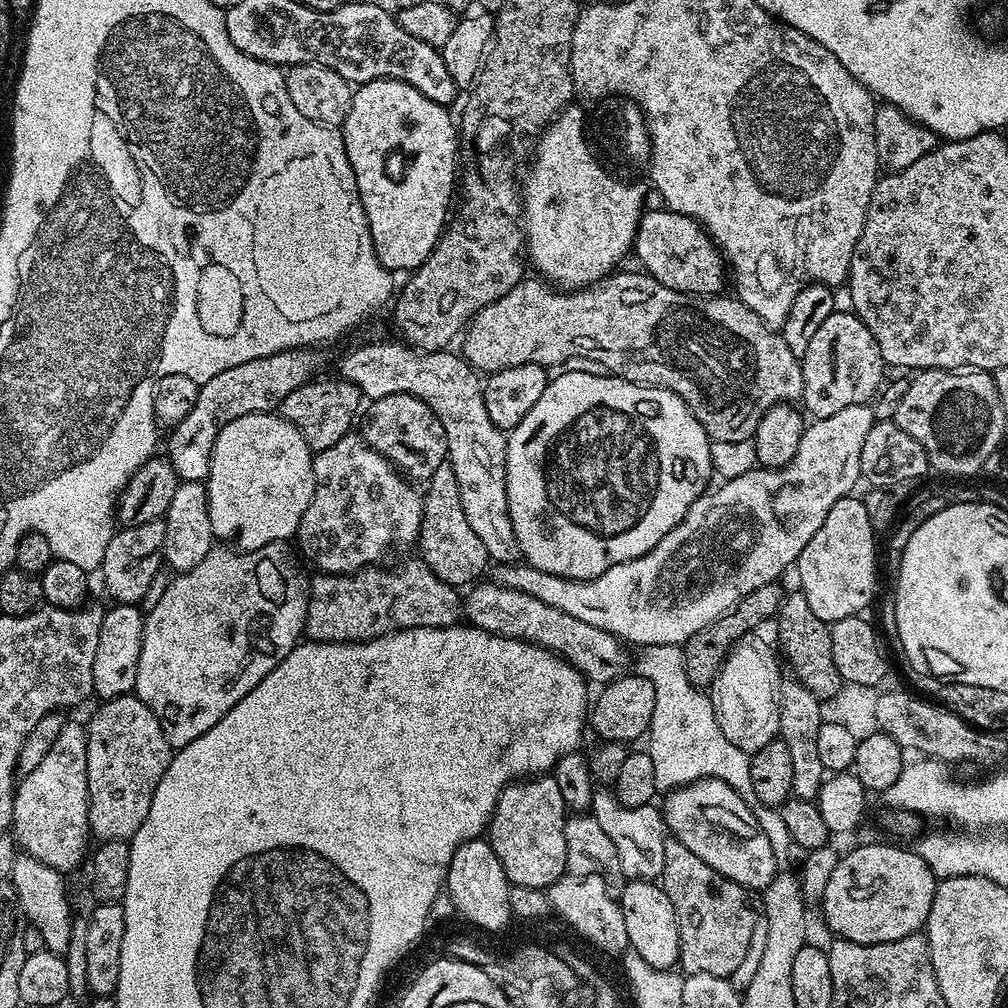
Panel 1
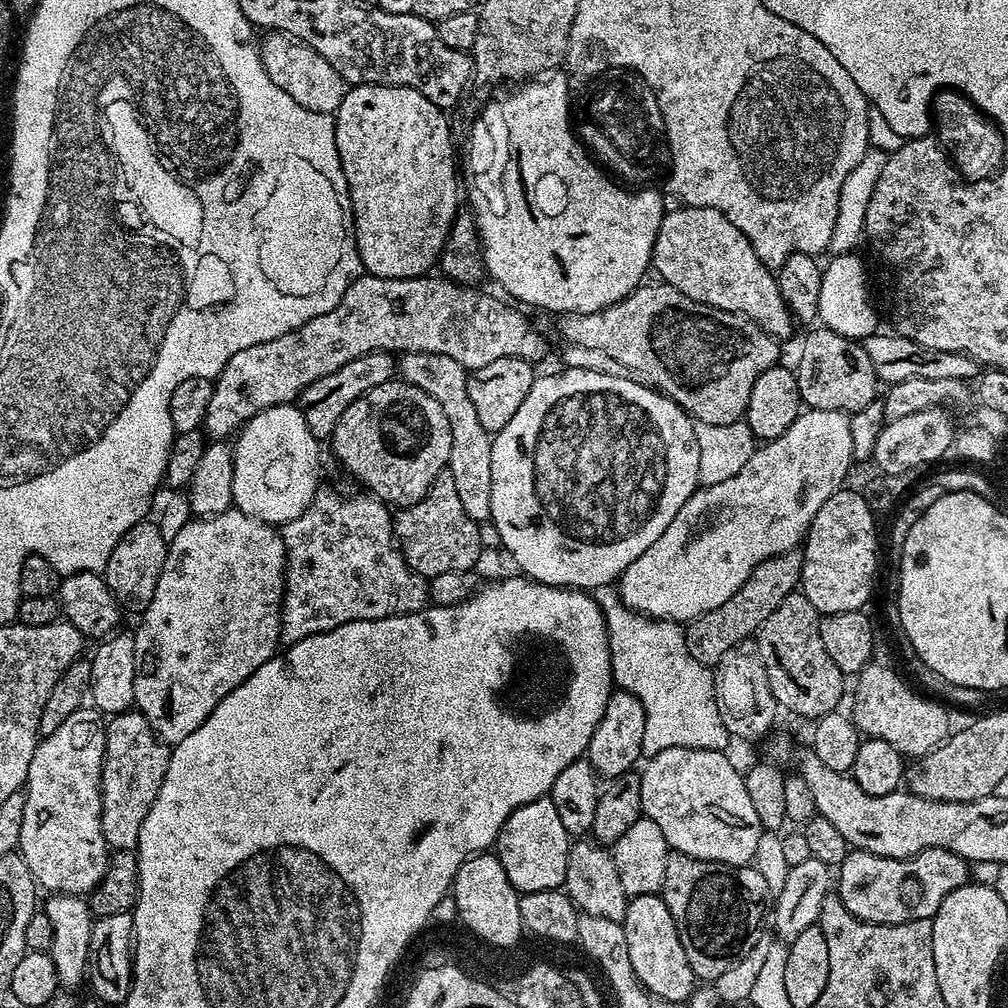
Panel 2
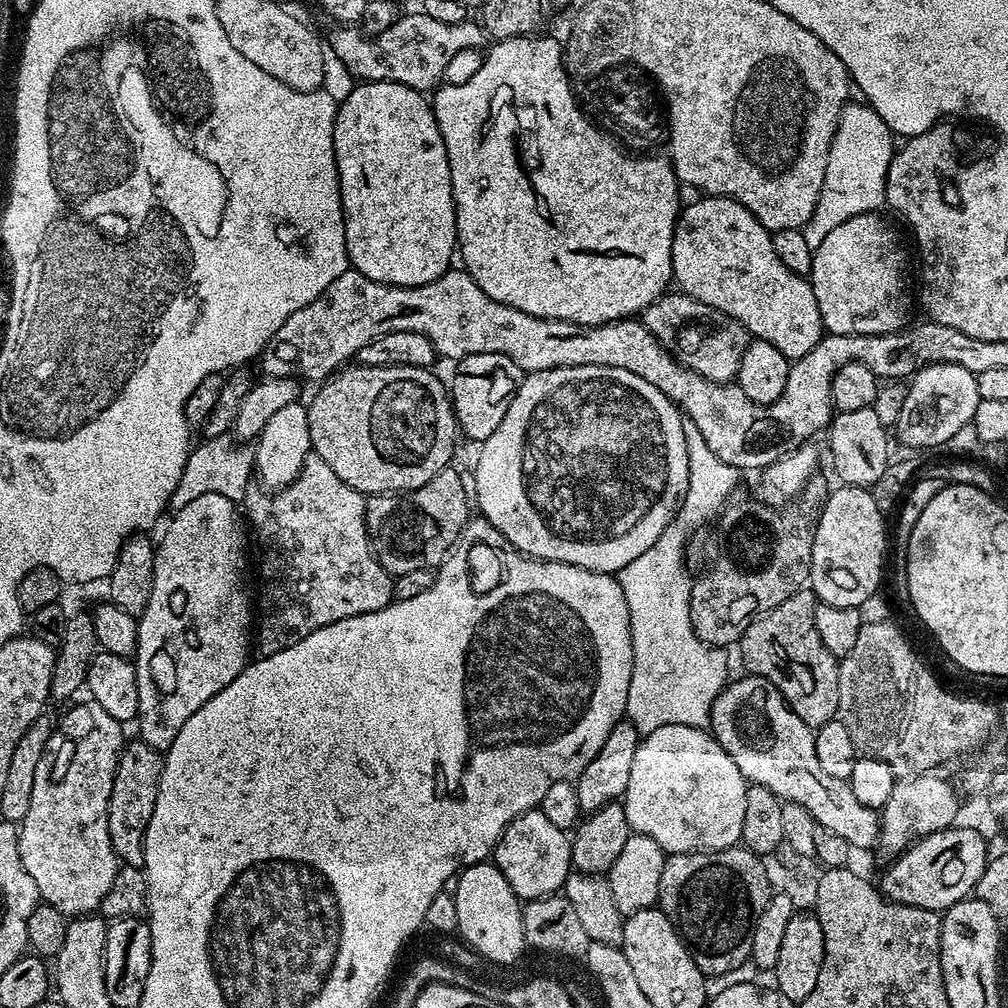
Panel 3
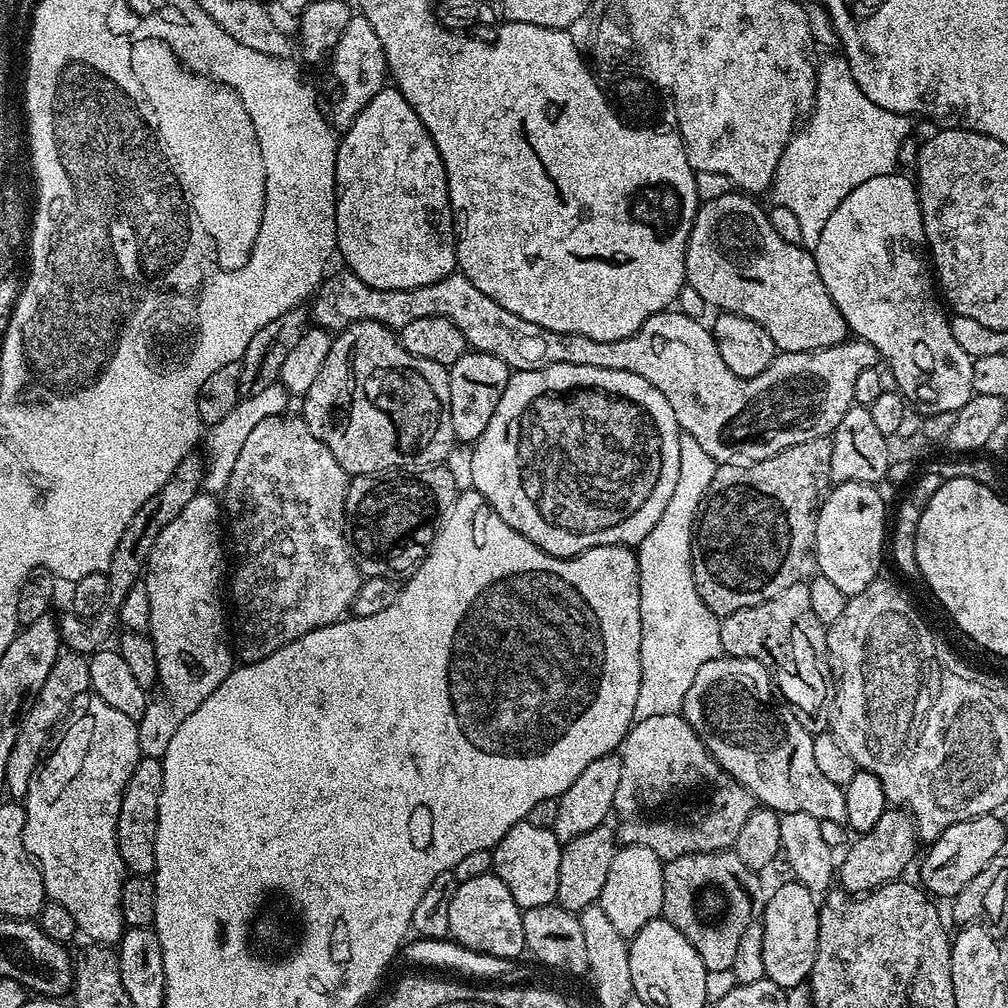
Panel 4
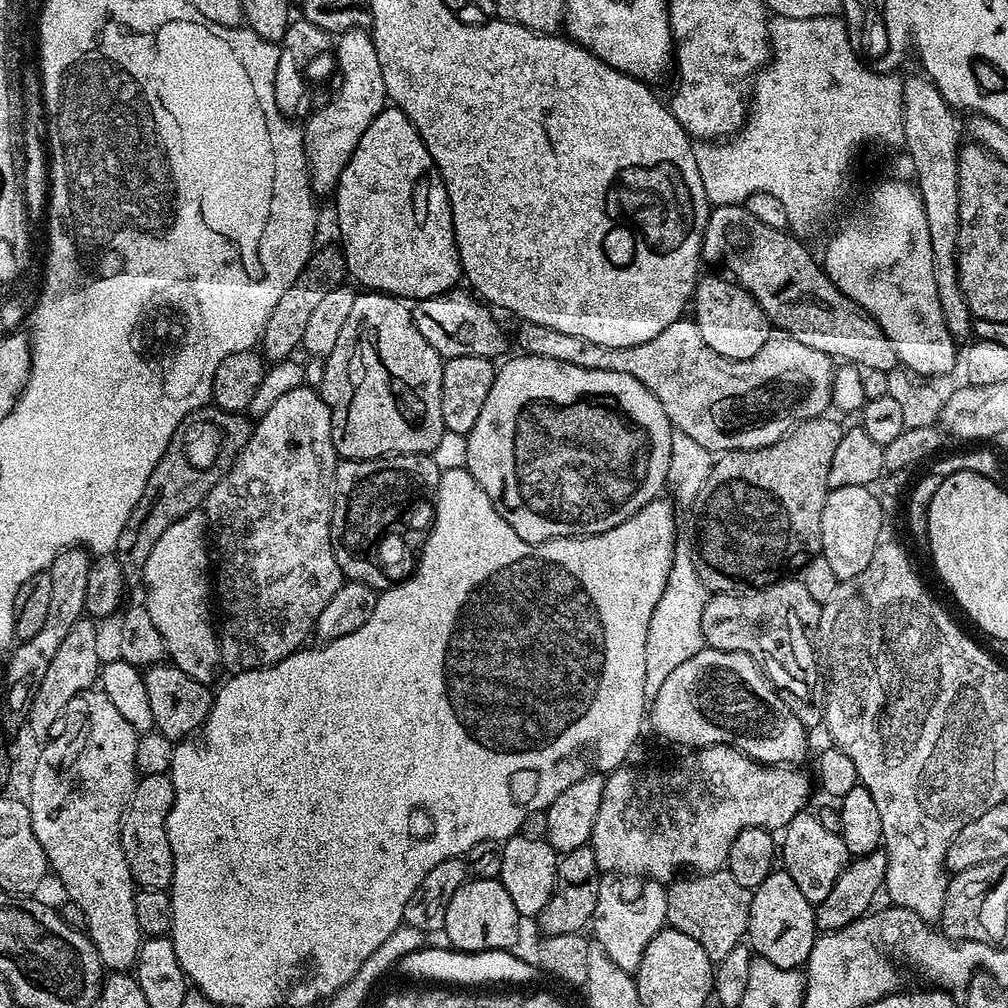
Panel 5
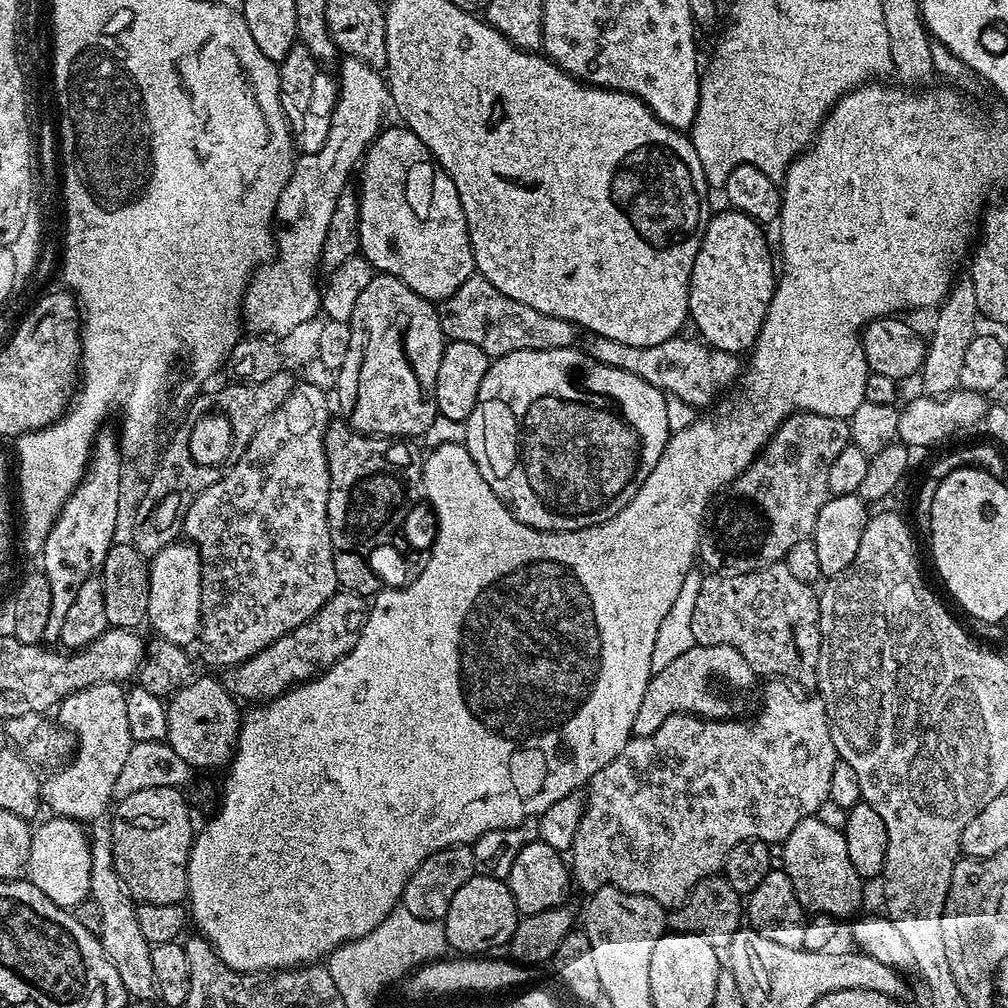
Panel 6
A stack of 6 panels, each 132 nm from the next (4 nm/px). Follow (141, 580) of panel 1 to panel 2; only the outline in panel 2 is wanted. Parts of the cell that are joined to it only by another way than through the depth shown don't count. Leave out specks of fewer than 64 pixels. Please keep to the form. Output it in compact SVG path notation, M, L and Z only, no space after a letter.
M145 518L140 520L114 546L110 554L110 562L106 562L103 578L112 592L112 597L125 609L139 613L148 607L150 598L154 598L154 590L158 590L158 578L162 574L162 566L166 562L169 541L162 538L159 523Z

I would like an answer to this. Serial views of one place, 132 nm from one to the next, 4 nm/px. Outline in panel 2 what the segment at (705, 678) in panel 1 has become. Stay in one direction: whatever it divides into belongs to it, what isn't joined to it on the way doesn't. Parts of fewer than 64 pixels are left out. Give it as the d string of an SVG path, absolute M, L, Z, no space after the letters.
M796 550L783 552L782 555L759 564L745 584L721 608L697 616L684 628L690 658L709 666L719 664L722 654L726 654L730 646L738 646L738 642L749 639L753 635L752 631L756 627L759 629L772 615L772 611L785 603L791 592L797 591L800 584L800 568L803 564L804 557Z

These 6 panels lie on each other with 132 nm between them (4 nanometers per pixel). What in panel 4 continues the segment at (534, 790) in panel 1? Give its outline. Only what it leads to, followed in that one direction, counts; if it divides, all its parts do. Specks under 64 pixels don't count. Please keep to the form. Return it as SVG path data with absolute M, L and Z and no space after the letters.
M527 822L514 825L499 842L491 849L492 869L491 871L502 882L506 882L506 890L510 890L510 895L514 897L514 902L518 902L521 910L533 908L534 906L546 906L553 903L558 894L558 865L562 863L560 849L562 842L552 833L551 828L543 829L535 827Z

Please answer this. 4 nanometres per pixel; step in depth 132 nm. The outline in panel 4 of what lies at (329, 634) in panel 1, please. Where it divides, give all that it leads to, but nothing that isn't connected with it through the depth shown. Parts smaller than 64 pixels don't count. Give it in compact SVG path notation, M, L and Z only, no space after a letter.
M285 414L282 416L271 416L270 418L266 418L266 422L258 422L258 426L254 426L254 430L250 430L250 434L246 434L246 443L242 445L242 450L238 453L238 462L234 462L234 470L230 474L230 482L224 488L222 493L222 512L226 517L226 532L227 535L228 532L232 535L232 544L230 540L230 548L231 551L233 548L233 550L237 552L236 569L234 569L233 572L231 569L230 580L232 576L232 600L236 603L236 628L234 624L234 632L235 636L237 632L237 641L235 640L235 643L238 645L239 659L244 662L251 662L266 658L270 654L274 654L274 650L282 650L282 646L286 646L290 642L294 642L298 638L302 638L302 634L310 634L310 630L318 630L322 626L330 626L331 624L335 624L337 620L347 617L352 607L352 603L354 602L354 598L360 589L360 582L362 579L360 567L356 565L356 561L354 559L353 549L348 549L347 538L349 539L349 537L346 535L346 529L344 526L344 503L346 502L346 494L348 493L348 482L350 477L348 473L345 472L343 466L338 462L338 458L334 458L334 454L330 454L328 447L326 447L318 438L314 438L314 434L310 434L310 426L306 426L304 419L299 415L292 415L293 414Z

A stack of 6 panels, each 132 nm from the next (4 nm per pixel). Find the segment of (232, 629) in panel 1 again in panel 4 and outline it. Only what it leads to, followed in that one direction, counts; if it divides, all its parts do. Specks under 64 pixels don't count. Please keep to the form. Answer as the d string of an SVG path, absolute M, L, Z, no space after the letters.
M201 494L190 498L190 502L186 502L182 514L178 514L178 518L174 518L174 522L170 522L170 526L166 526L166 530L162 530L158 534L158 542L154 542L154 546L148 555L148 566L146 569L146 583L148 593L150 594L150 626L147 635L154 646L154 654L156 655L156 671L158 673L159 691L164 691L160 697L153 699L149 703L148 708L144 712L144 717L137 723L138 730L138 746L140 747L141 757L155 756L162 758L166 754L166 746L170 746L170 738L174 738L174 733L178 730L178 726L182 726L182 722L188 716L191 709L196 708L202 702L206 702L206 698L210 698L210 694L214 694L214 690L218 690L218 686L224 681L233 670L234 648L231 643L227 644L224 639L227 638L228 632L230 636L230 628L224 625L224 600L220 597L220 579L225 579L226 568L224 572L224 548L226 552L226 544L220 541L220 532L222 536L222 504L215 495Z

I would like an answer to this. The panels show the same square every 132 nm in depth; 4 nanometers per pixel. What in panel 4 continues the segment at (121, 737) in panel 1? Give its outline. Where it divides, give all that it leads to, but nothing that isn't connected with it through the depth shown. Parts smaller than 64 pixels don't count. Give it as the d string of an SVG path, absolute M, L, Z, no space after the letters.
M155 756L143 757L122 794L122 806L116 815L116 845L125 869L138 876L156 871L156 835L158 834L158 798L164 789L164 766Z

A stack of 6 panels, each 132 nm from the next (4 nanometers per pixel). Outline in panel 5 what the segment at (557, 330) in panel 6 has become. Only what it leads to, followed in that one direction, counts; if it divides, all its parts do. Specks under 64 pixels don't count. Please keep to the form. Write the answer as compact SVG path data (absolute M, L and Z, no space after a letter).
M457 286L450 292L443 292L440 296L415 301L411 305L414 326L422 333L422 338L438 350L444 360L453 360L463 356L481 356L487 360L503 357L504 351L510 344L510 336L504 333L502 325L496 321L497 313L485 301L477 298L471 291Z

